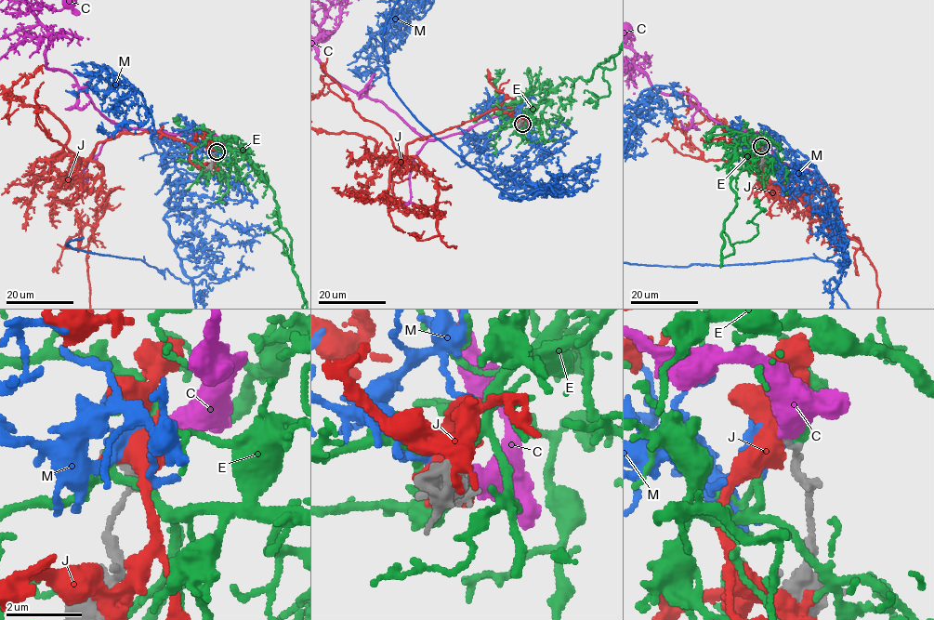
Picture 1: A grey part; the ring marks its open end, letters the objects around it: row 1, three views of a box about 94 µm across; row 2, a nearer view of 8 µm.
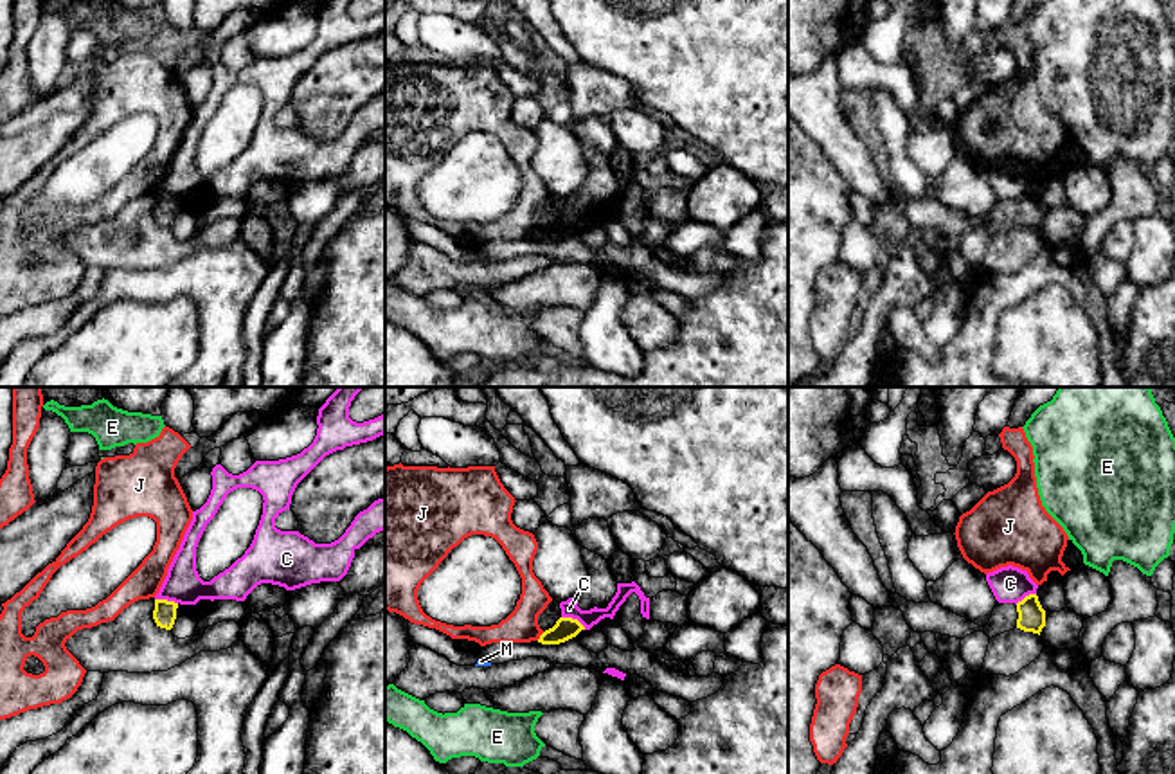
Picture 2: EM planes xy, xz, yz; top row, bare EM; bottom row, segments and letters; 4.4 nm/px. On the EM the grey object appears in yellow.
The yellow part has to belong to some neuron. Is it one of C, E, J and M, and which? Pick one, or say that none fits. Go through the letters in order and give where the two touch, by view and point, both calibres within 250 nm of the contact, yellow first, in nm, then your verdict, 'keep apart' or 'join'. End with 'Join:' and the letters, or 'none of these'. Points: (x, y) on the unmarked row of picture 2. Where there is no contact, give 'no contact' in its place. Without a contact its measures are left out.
C: meets yellow in xz at (574, 216); 100 nm thick on the yellow side, 80 nm on the other; keep apart
E: no contact; keep apart
J: meets yellow in xz at (540, 233); 100 nm thick on the yellow side, 150 nm on the other; keep apart
M: no contact; keep apart
Join: none of these

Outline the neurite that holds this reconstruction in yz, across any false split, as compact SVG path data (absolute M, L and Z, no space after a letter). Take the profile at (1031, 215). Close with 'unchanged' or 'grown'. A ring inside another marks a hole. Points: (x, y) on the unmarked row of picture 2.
M830 54L813 72L788 72L788 117L812 139L835 166L853 193L864 194L875 205L894 203L914 229L932 229L964 236L984 229L990 236L1020 225L1038 230L1045 223L1045 207L1038 193L1022 198L997 200L984 223L961 214L932 198L914 200L891 191L882 180L867 144L853 130L840 99L839 59Z; grown

